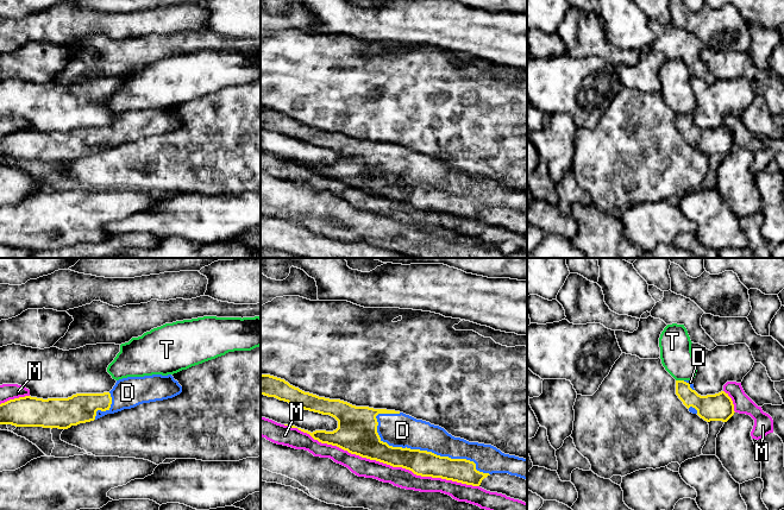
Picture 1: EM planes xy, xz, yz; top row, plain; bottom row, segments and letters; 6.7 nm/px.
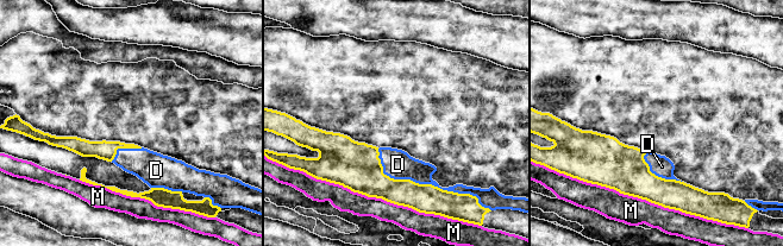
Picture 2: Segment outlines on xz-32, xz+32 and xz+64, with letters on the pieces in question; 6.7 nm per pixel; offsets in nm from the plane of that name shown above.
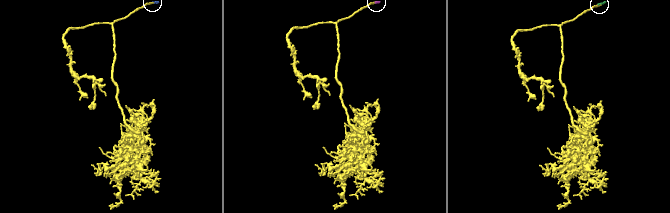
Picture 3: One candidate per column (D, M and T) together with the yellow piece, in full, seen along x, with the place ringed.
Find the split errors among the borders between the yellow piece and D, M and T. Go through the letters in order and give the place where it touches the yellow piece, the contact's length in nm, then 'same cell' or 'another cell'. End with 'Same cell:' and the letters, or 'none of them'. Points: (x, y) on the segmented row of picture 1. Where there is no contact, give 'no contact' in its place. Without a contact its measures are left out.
D: xz (426, 451) | 850 nm | same cell
M: xz (381, 461) | 1400 nm | another cell
T: yz (679, 381) | 60 nm | another cell
Same cell: D

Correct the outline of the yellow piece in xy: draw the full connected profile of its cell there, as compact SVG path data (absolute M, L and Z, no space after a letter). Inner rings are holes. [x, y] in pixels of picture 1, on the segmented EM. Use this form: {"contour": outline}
{"contour": "M171 374L127 377L117 380L113 389L104 393L10 399L0 404L0 424L68 429L143 403L173 398L181 392L182 386Z"}

